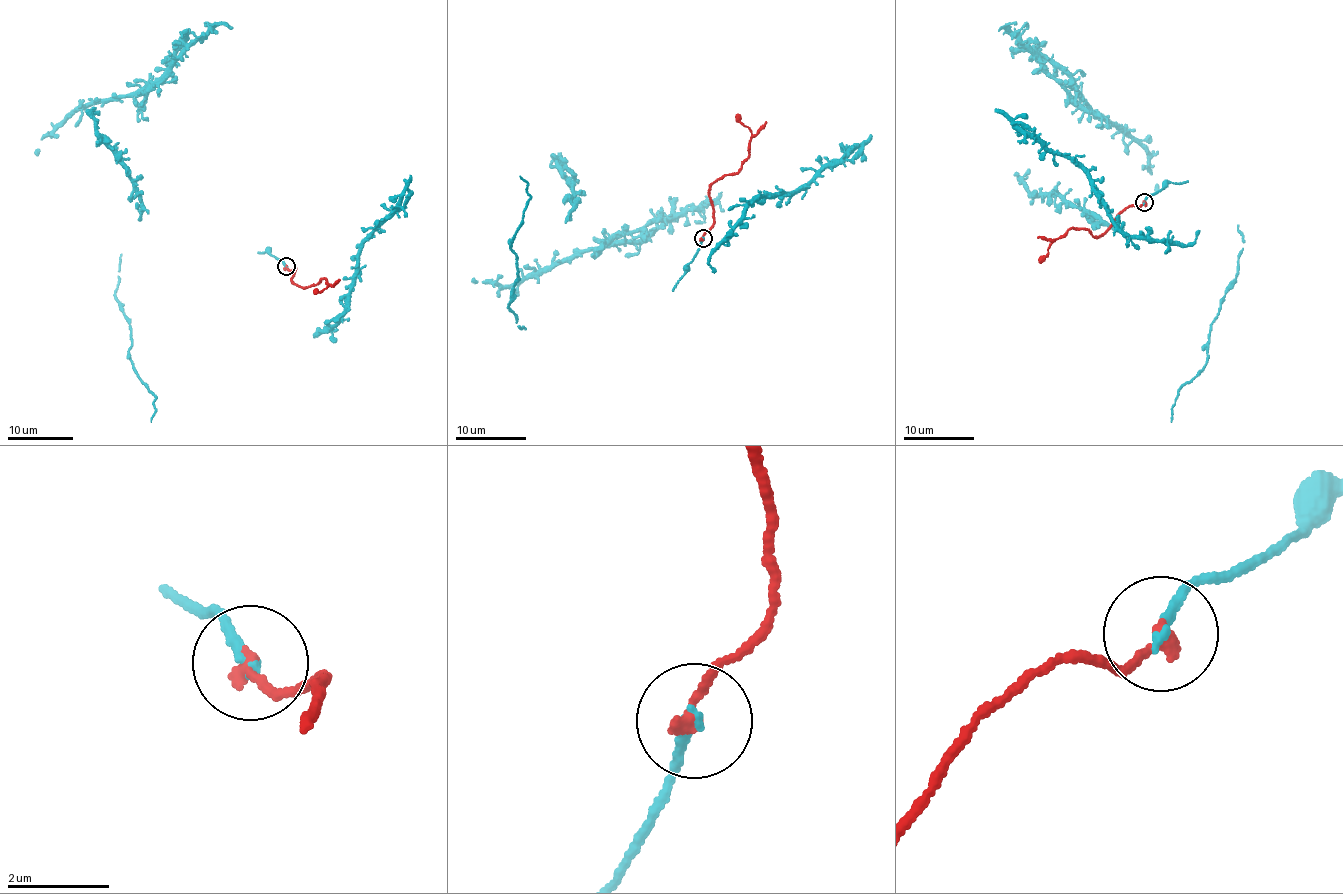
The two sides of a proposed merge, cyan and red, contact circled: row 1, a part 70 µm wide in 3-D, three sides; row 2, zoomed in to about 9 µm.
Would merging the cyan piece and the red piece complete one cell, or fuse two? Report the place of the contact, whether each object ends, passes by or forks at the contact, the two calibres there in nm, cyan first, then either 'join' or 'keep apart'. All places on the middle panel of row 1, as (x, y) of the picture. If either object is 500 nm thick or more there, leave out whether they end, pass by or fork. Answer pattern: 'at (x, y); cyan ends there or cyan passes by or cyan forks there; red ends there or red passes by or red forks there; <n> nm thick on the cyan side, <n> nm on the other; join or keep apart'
at (703, 238); cyan ends there; red ends there; 100 nm thick on the cyan side, 280 nm on the other; join

